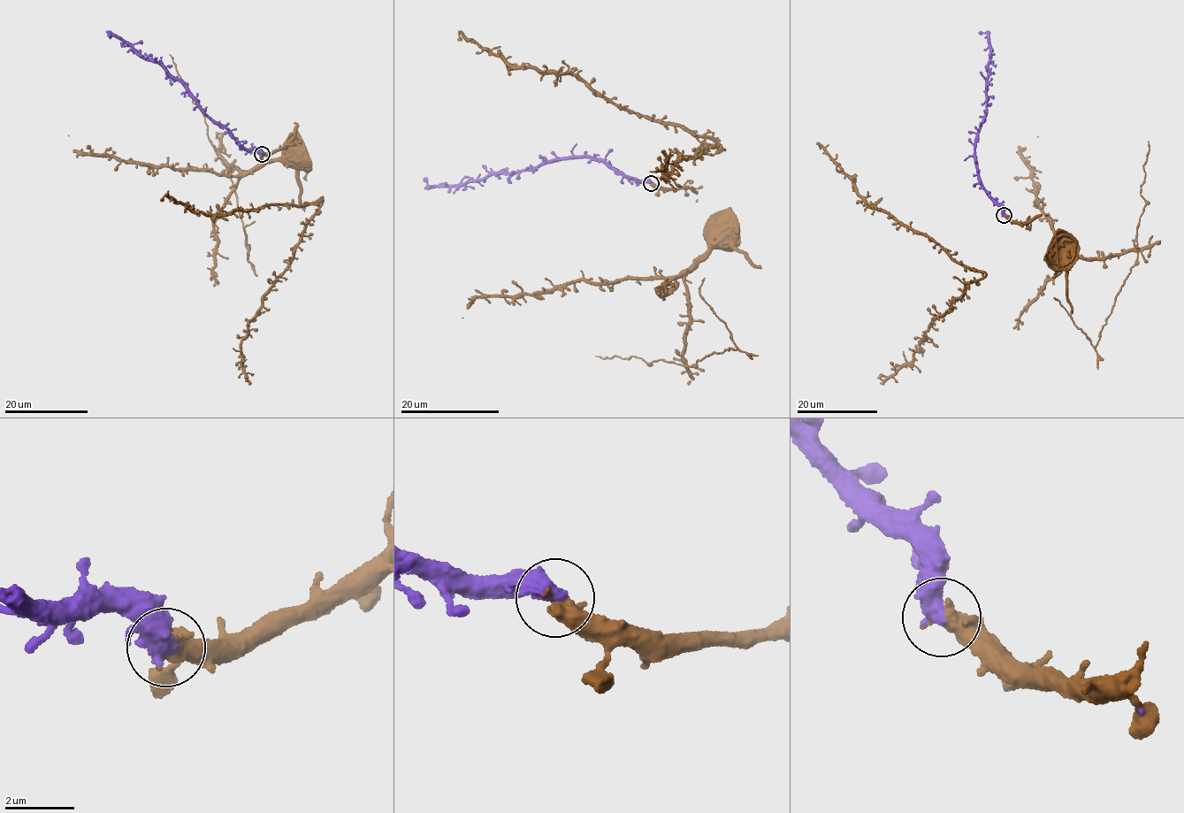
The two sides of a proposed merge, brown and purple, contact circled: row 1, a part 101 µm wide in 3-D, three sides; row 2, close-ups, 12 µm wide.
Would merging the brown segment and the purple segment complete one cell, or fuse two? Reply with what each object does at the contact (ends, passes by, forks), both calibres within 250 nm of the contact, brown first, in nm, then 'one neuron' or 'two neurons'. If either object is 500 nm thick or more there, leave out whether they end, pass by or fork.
600 nm thick on the brown side, 550 nm on the other; one neuron

